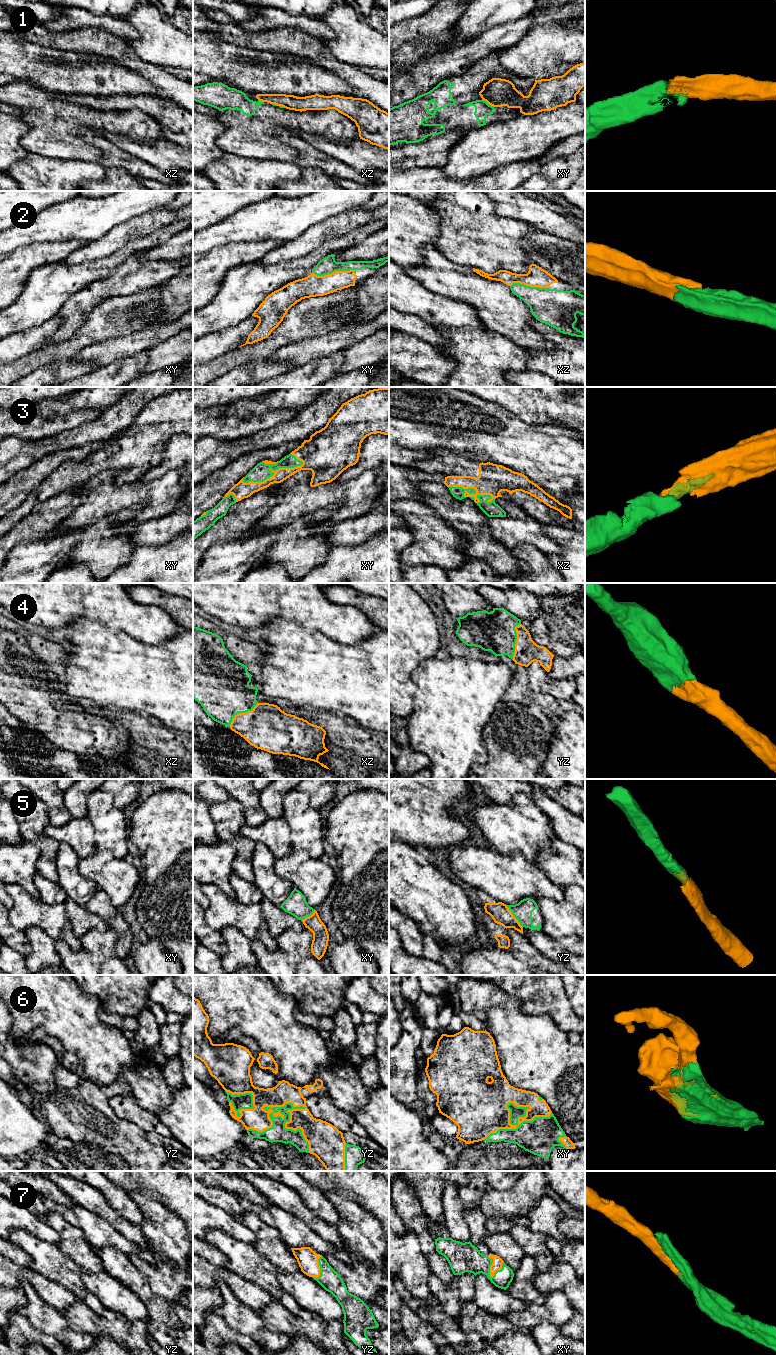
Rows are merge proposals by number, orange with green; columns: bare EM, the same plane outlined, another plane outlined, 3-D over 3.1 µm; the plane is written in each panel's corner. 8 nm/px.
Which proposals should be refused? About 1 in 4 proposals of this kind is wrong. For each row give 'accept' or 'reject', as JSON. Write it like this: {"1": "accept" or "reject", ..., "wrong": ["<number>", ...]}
{"1": "reject", "2": "accept", "3": "accept", "4": "accept", "5": "accept", "6": "accept", "7": "accept", "wrong": ["1"]}

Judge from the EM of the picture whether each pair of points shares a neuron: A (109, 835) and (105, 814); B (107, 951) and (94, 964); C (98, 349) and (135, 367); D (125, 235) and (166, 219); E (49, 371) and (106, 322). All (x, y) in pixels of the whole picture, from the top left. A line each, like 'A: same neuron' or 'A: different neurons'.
A: same neuron
B: different neurons
C: different neurons
D: same neuron
E: different neurons

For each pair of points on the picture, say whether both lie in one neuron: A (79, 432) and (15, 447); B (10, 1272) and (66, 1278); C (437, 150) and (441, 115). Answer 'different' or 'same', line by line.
A: same
B: different
C: different

